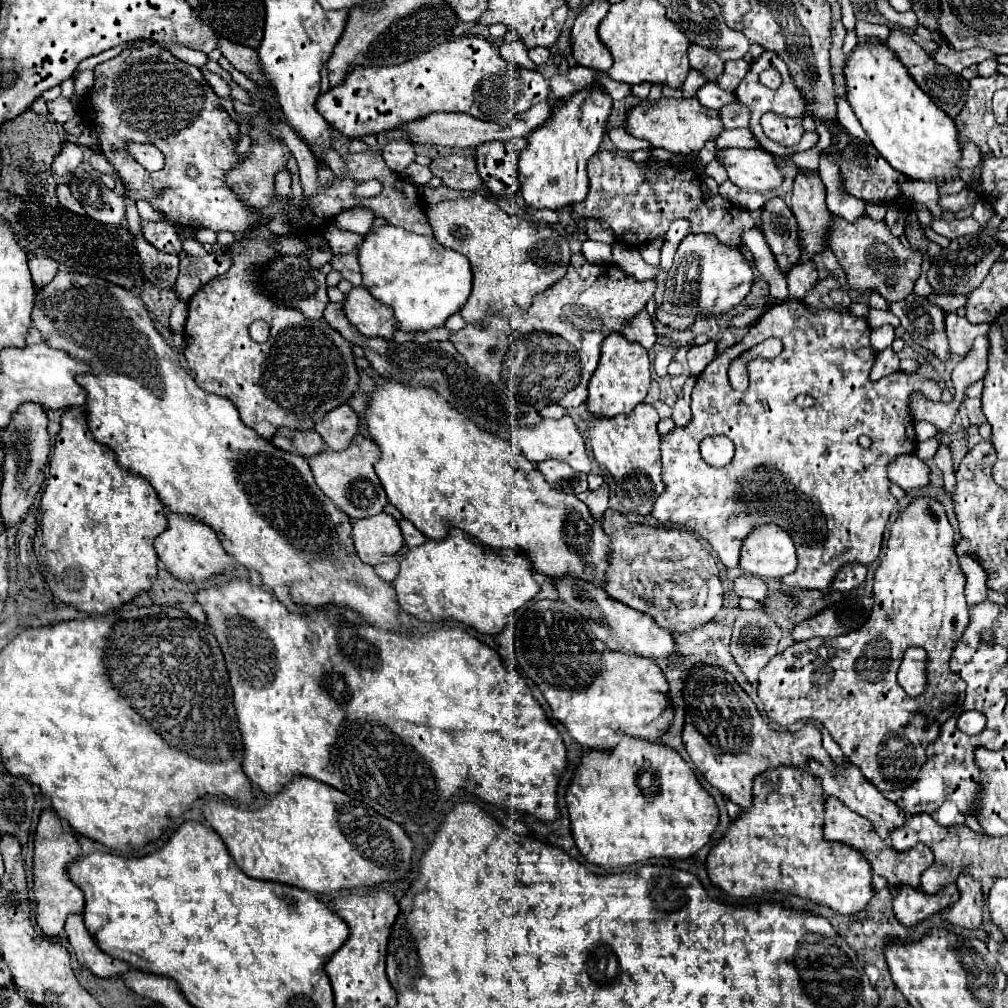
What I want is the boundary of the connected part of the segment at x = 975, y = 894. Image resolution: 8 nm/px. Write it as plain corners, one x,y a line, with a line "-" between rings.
961,873
957,877
959,887
959,901
953,907
941,911
941,917
959,927
979,927
983,915
983,891
981,883
975,881
971,875

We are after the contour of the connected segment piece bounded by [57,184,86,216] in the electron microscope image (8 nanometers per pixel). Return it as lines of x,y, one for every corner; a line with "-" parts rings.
68,184
57,185
57,199
59,199
59,203
65,209
69,209
69,211
73,211
73,213
77,213
78,215
86,215
81,203
71,195

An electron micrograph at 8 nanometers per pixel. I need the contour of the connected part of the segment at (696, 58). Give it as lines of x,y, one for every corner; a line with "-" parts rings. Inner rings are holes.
695,43
689,45
689,61
693,69
701,69
707,75
707,81
715,81
717,75
723,73
723,59
707,47
697,47

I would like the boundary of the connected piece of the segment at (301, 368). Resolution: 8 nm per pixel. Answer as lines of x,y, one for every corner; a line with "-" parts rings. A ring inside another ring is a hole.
259,225
247,235
239,237
231,245
233,267
225,275
209,281
191,297
189,317
185,323
185,359
189,369
195,373
195,383
207,393
217,393
231,399
243,423
265,439
271,439
279,427
311,429
315,421
321,419
327,411
347,403
359,383
351,343
345,341
339,331
333,331
325,319
309,323
301,311
277,307
267,295
259,291
257,281
253,279
257,279
255,271
261,267
261,263
267,259
271,261
275,255
275,251
267,245
271,239
273,237
265,225
-
257,319
265,319
271,325
271,337
267,343
255,343
249,339
247,329

